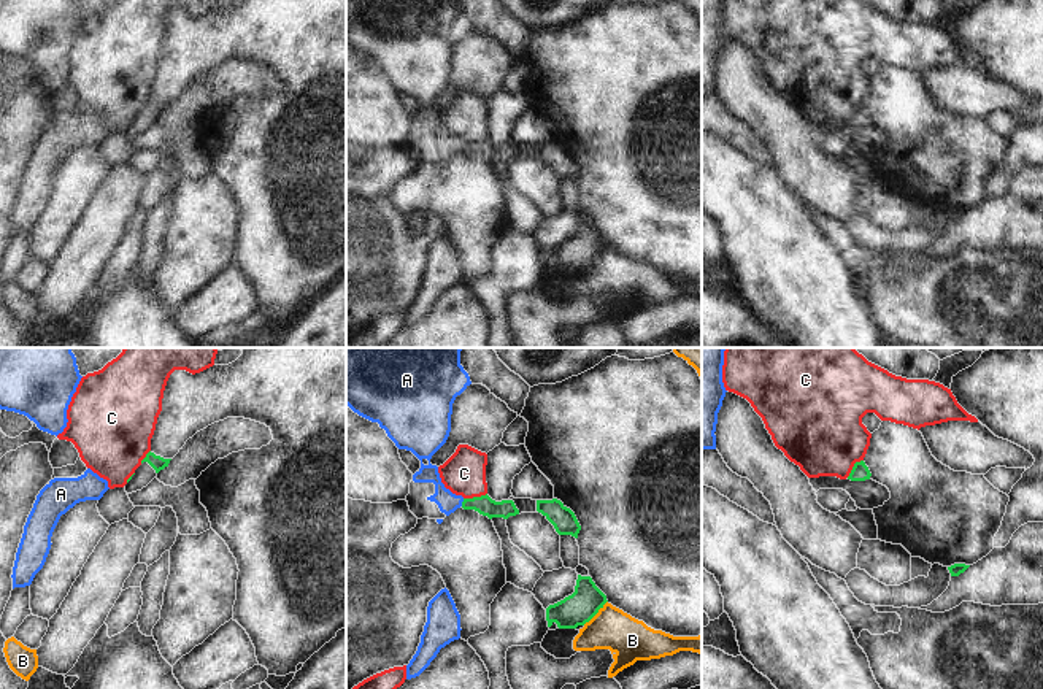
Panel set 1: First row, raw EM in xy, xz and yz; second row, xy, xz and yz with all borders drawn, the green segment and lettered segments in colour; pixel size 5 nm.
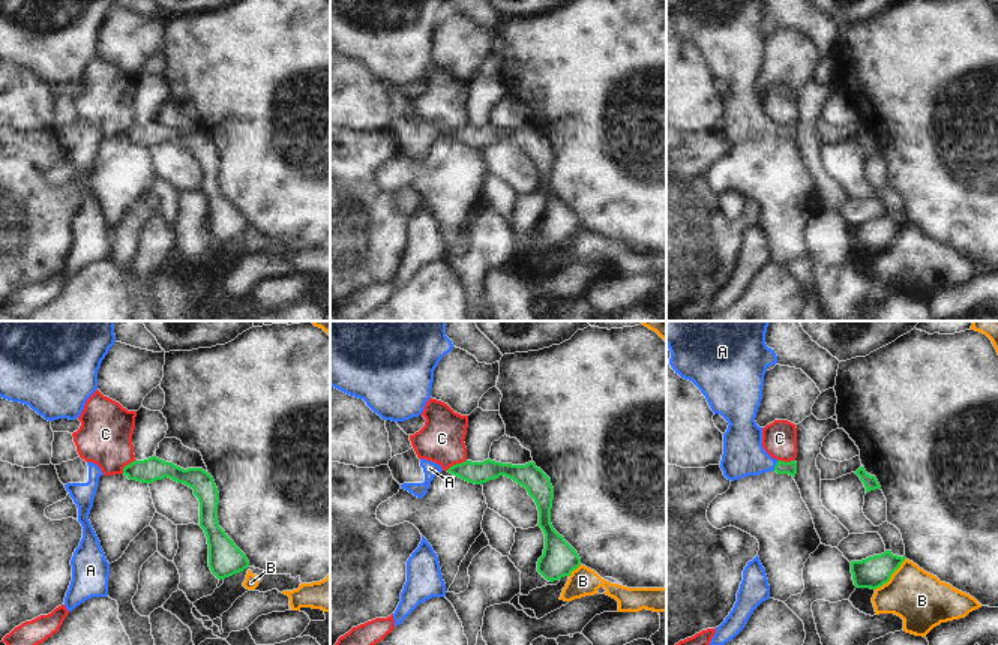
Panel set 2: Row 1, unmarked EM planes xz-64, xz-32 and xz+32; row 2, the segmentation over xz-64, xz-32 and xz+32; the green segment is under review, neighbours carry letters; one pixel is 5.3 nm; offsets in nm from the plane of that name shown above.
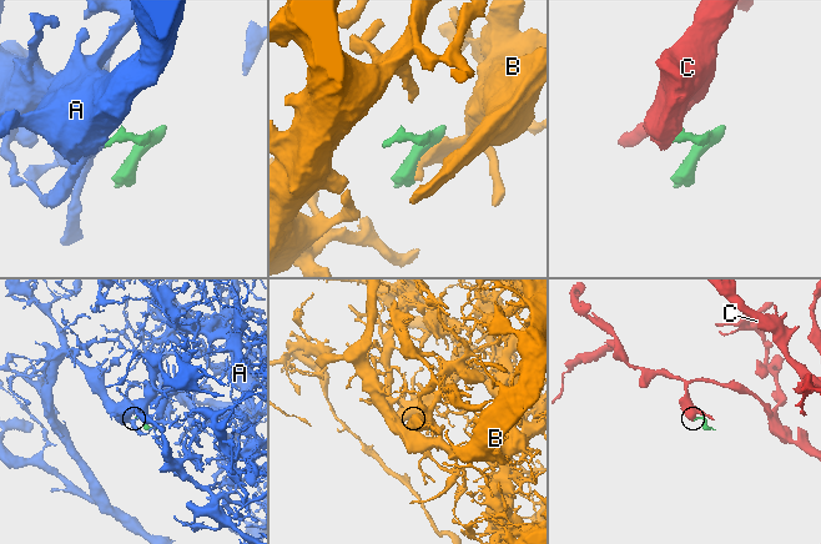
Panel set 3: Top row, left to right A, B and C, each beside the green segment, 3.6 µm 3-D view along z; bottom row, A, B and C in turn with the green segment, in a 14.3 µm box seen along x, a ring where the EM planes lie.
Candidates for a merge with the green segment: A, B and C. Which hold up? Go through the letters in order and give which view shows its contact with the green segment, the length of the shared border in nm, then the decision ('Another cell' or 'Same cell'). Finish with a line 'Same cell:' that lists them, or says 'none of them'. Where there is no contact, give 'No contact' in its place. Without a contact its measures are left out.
A: Touches green in xz. Shared border 40 nm. Same cell
B: Touches green in xz. Shared border 180 nm. Another cell
C: Touches green in xz. Shared border 120 nm. Another cell
Same cell: A

